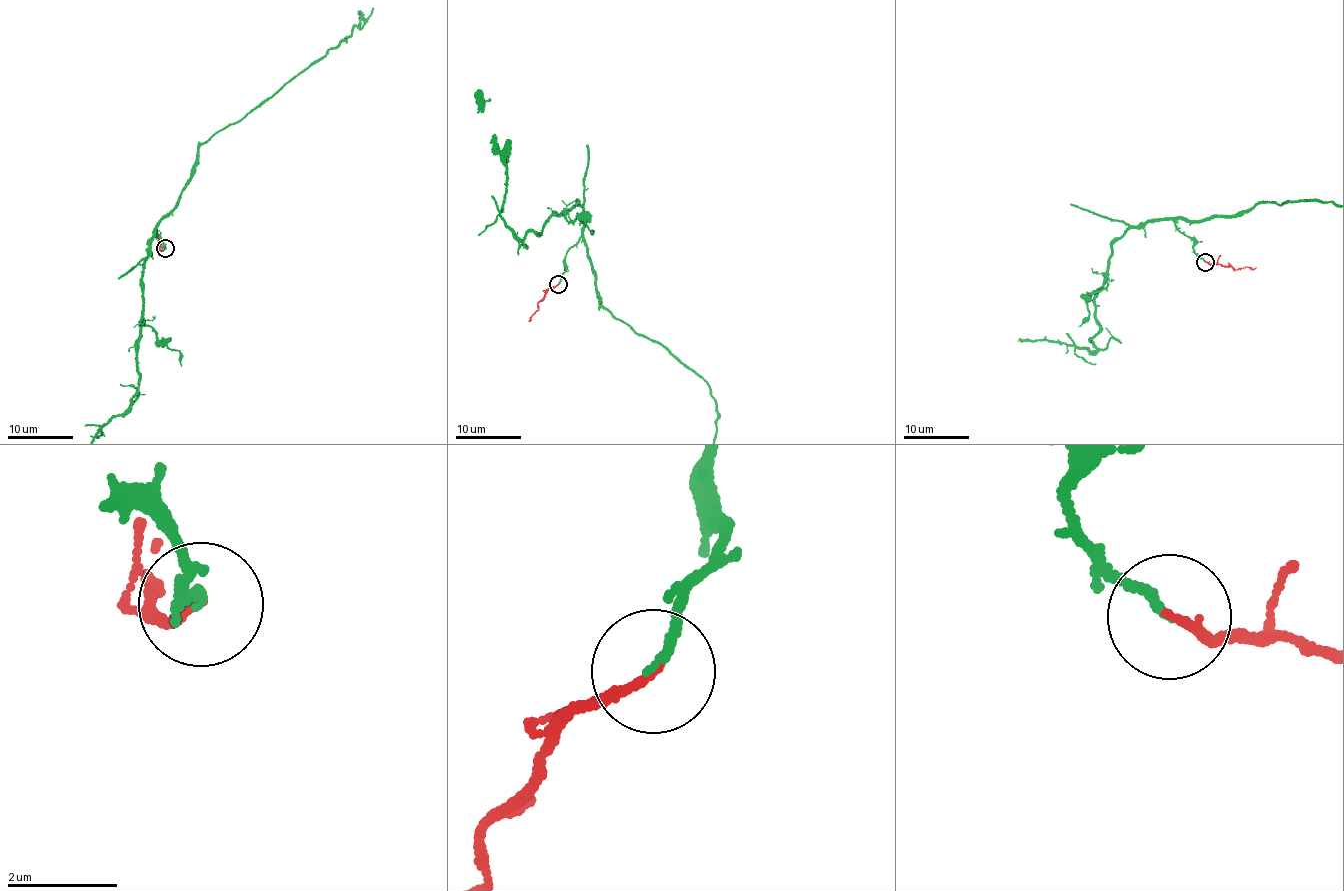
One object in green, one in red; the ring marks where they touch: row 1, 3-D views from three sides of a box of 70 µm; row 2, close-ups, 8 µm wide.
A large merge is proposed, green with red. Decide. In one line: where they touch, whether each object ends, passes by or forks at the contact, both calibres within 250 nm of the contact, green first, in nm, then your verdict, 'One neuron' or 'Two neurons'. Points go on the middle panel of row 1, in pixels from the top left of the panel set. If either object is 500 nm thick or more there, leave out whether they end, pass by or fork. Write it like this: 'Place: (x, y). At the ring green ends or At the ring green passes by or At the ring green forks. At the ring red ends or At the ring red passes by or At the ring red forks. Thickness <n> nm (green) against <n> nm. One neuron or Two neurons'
Place: (558, 284). At the ring green ends. At the ring red ends. Thickness 160 nm (green) against 160 nm. One neuron

